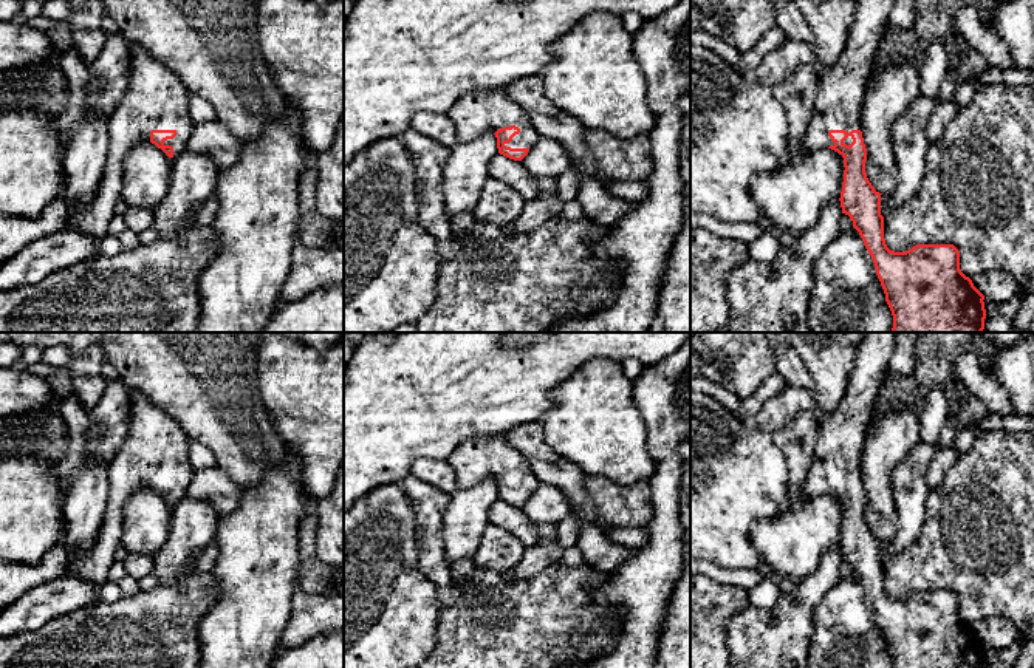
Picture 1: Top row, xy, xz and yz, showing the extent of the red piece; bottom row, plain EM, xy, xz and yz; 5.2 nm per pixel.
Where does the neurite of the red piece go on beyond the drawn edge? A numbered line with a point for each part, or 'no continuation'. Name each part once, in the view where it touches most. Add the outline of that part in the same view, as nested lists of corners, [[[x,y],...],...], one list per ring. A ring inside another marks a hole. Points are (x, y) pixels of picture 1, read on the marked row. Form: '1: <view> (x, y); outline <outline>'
1: xy (155, 99); outline [[[130,42],[128,85],[108,119],[105,172],[87,201],[65,201],[65,229],[96,243],[108,235],[108,223],[121,201],[125,156],[136,144],[150,142],[152,130],[175,130],[176,136],[164,145],[173,147],[173,158],[186,152],[193,128],[189,104],[190,91],[180,76],[144,46]]]

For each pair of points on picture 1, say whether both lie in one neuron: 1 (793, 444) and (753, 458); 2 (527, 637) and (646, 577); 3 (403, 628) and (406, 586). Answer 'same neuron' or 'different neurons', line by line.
1: different neurons
2: different neurons
3: same neuron

